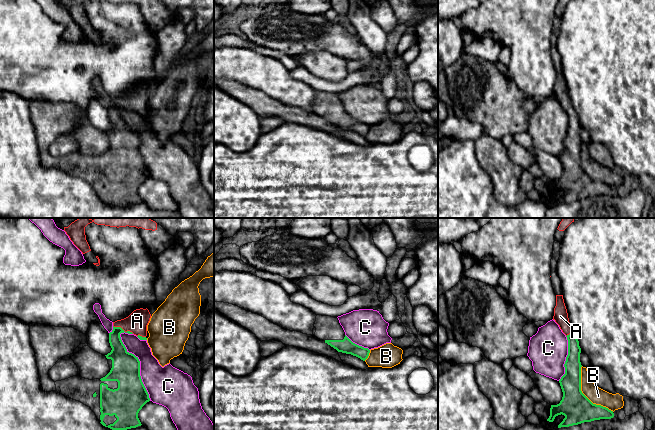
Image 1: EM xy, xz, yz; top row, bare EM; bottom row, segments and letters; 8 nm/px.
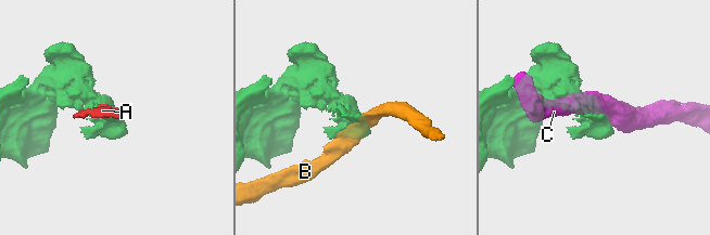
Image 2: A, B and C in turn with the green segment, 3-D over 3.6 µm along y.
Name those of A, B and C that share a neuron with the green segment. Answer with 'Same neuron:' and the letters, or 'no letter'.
Same neuron: A

